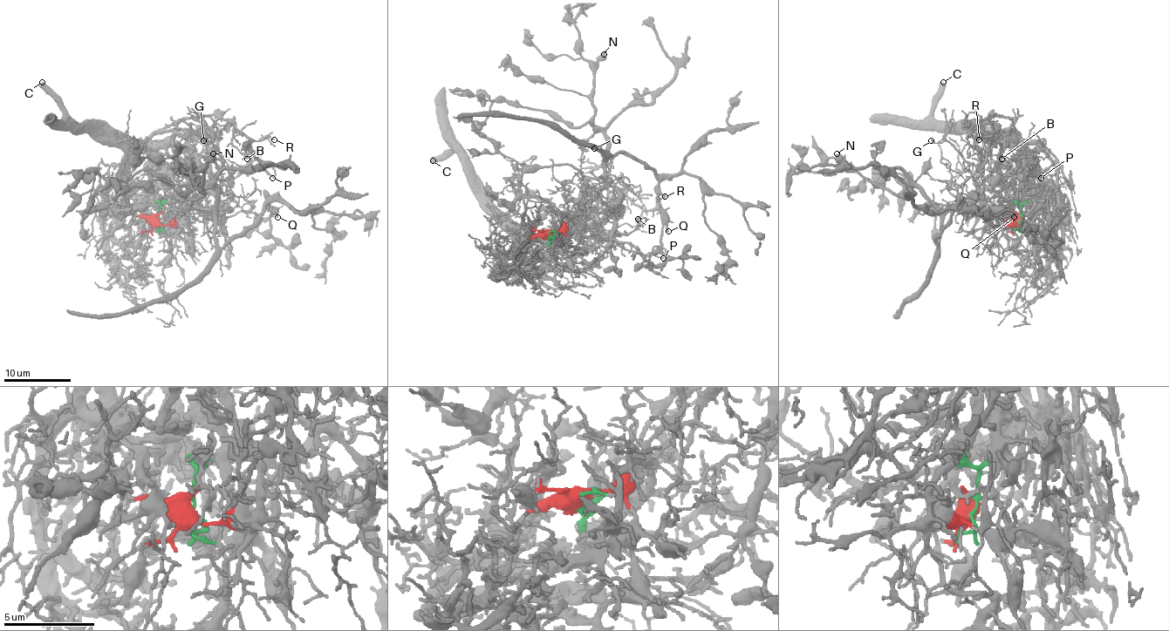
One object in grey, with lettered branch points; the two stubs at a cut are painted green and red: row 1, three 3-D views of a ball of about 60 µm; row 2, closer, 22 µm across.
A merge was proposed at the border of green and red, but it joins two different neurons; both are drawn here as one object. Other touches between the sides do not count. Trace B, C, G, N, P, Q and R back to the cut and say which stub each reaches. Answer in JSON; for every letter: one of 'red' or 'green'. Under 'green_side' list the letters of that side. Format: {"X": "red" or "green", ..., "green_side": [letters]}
{"B": "green", "C": "green", "G": "green", "N": "red", "P": "green", "Q": "red", "R": "green", "green_side": ["B", "C", "G", "P", "R"]}

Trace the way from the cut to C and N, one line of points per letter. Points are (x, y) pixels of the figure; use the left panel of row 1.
C: (158, 220), (160, 200), (148, 179), (153, 155), (131, 140), (116, 140), (99, 128), (81, 128), (41, 82)
N: (158, 220), (167, 225), (185, 200), (213, 210), (216, 192), (203, 195), (201, 186), (213, 153)

